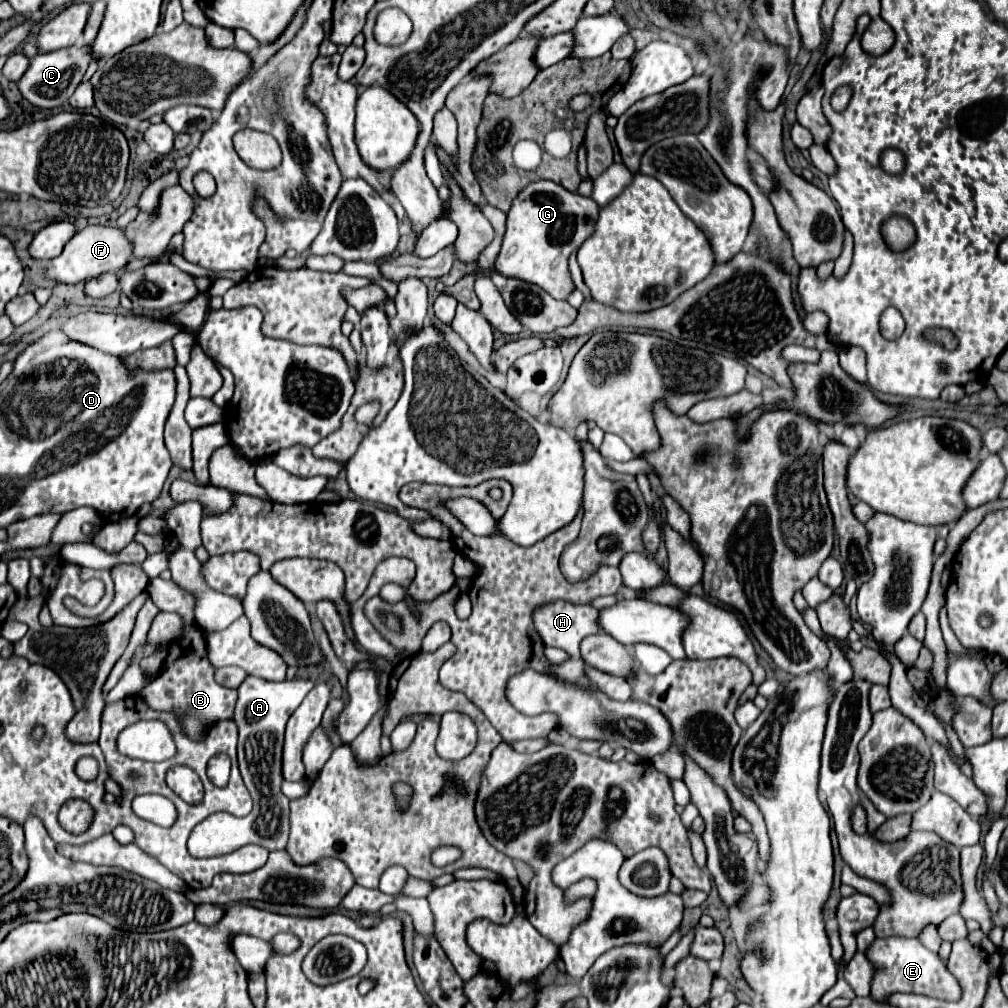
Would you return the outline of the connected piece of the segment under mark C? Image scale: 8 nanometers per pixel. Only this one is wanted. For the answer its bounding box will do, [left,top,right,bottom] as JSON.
[18,46,92,108]

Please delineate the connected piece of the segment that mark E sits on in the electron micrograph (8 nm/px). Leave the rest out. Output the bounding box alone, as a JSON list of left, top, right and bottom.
[866,938,962,1004]

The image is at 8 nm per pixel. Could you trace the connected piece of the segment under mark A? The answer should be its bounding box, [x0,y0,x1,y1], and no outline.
[188,676,314,856]

